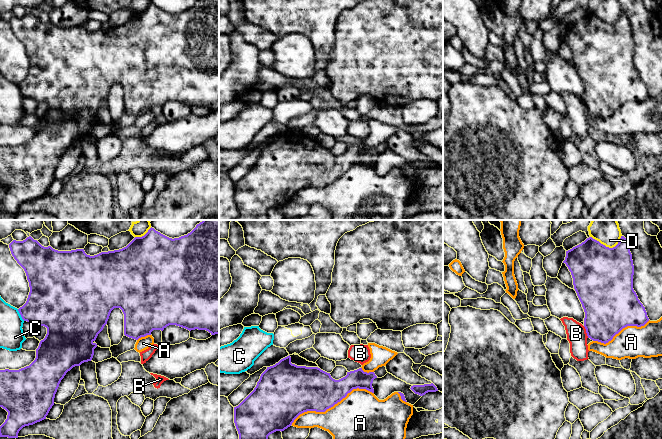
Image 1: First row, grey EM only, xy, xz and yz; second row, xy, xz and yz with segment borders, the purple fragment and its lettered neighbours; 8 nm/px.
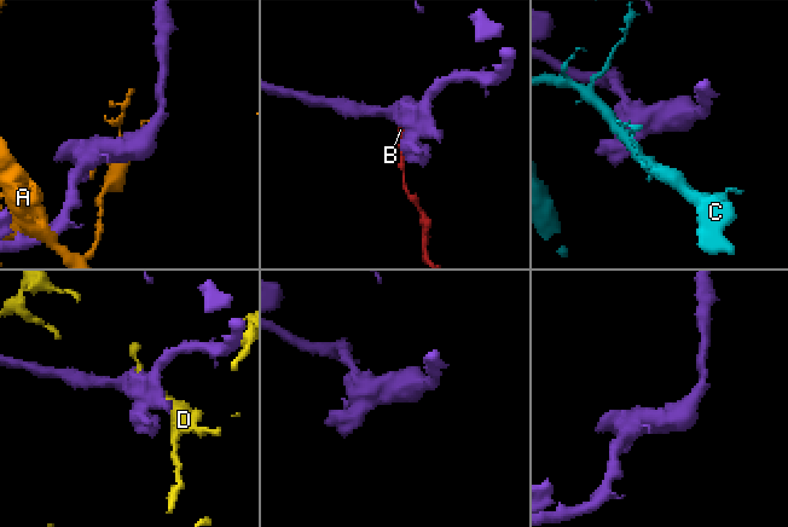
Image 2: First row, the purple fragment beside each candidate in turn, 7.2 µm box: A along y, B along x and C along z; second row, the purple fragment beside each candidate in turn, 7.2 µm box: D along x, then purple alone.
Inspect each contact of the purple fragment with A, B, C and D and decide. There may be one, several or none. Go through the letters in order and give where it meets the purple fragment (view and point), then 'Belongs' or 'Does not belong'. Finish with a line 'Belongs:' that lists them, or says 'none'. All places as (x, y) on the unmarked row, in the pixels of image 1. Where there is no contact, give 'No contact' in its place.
A: Touches purple at xz (331, 182). Does not belong
B: Touches purple at yz (586, 108). Does not belong
C: Touches purple at xy (20, 90). Does not belong
D: Touches purple at yz (607, 23). Does not belong
Belongs: none

